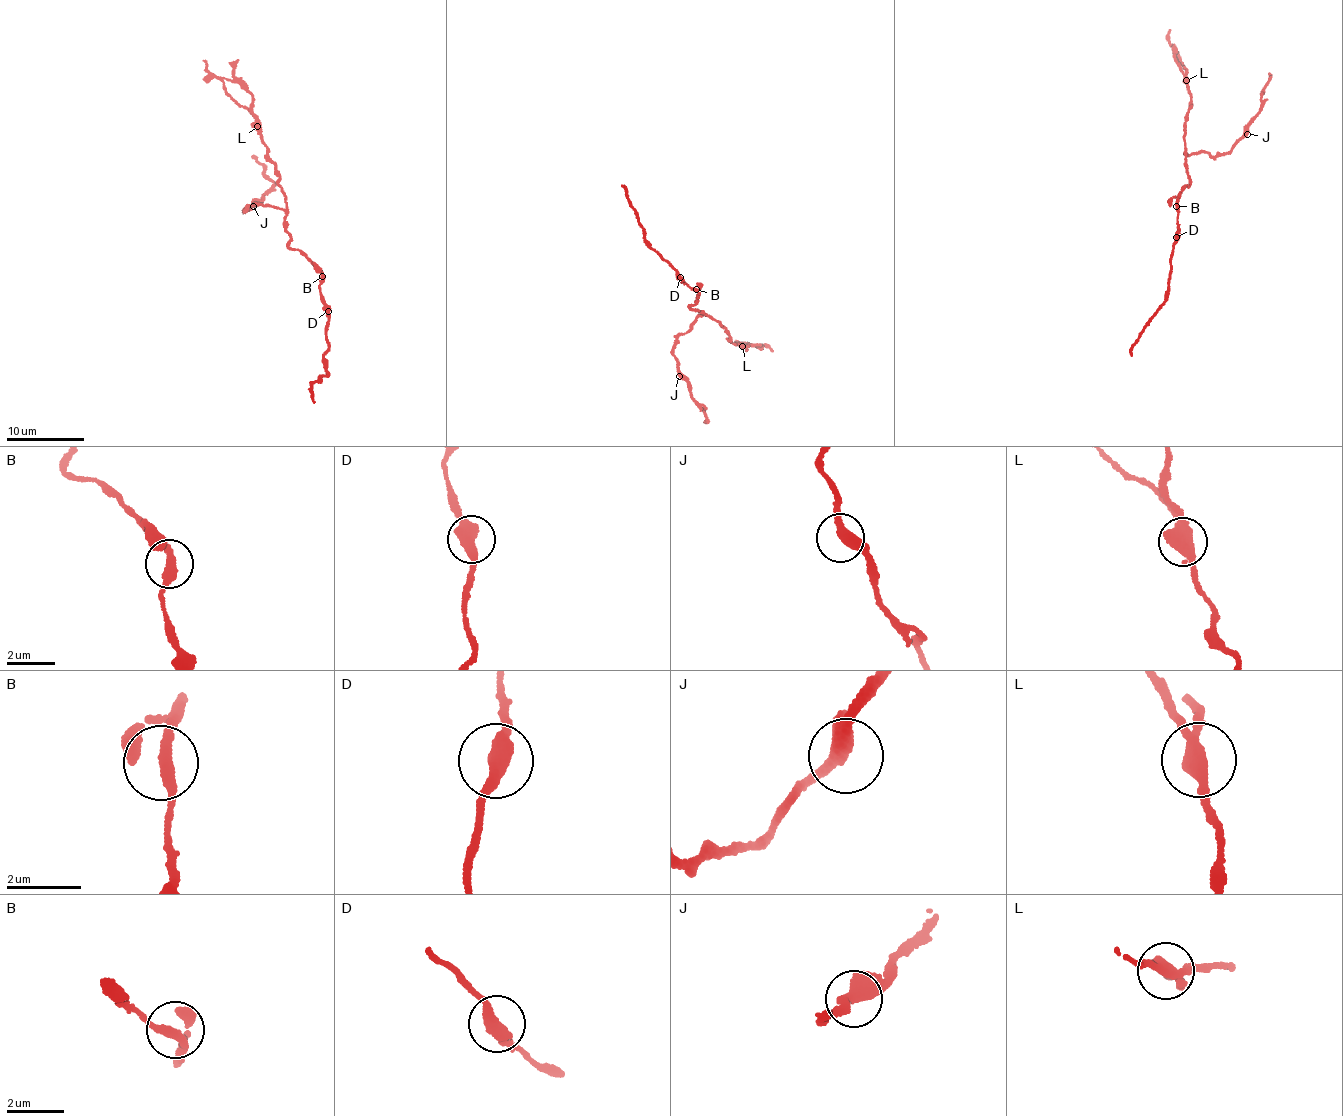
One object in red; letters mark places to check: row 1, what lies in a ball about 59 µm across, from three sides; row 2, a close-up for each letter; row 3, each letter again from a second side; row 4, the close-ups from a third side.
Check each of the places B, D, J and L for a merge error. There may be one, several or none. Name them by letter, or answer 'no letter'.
L

